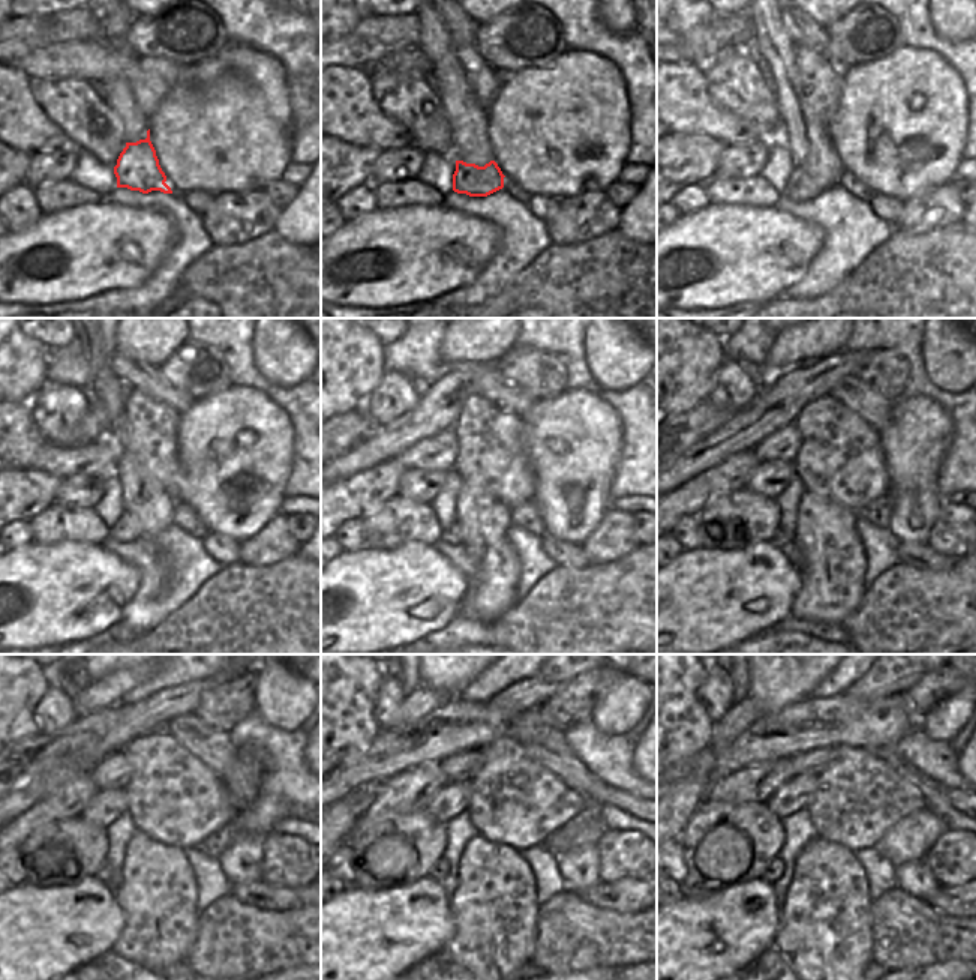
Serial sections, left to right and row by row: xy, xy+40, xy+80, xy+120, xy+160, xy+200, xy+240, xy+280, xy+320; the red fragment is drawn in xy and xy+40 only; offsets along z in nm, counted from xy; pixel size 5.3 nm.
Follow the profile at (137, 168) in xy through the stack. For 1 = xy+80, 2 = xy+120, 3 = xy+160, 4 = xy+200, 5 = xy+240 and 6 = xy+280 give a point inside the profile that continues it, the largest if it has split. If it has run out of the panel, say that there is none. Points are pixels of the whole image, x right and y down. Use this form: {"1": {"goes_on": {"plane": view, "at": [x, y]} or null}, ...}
{"1": {"goes_on": {"plane": "xy+80", "at": [801, 186]}}, "2": {"goes_on": {"plane": "xy+120", "at": [128, 527]}}, "3": {"goes_on": {"plane": "xy+160", "at": [453, 535]}}, "4": {"goes_on": {"plane": "xy+200", "at": [780, 538]}}, "5": {"goes_on": {"plane": "xy+240", "at": [105, 871]}}, "6": {"goes_on": {"plane": "xy+280", "at": [441, 869]}}}

